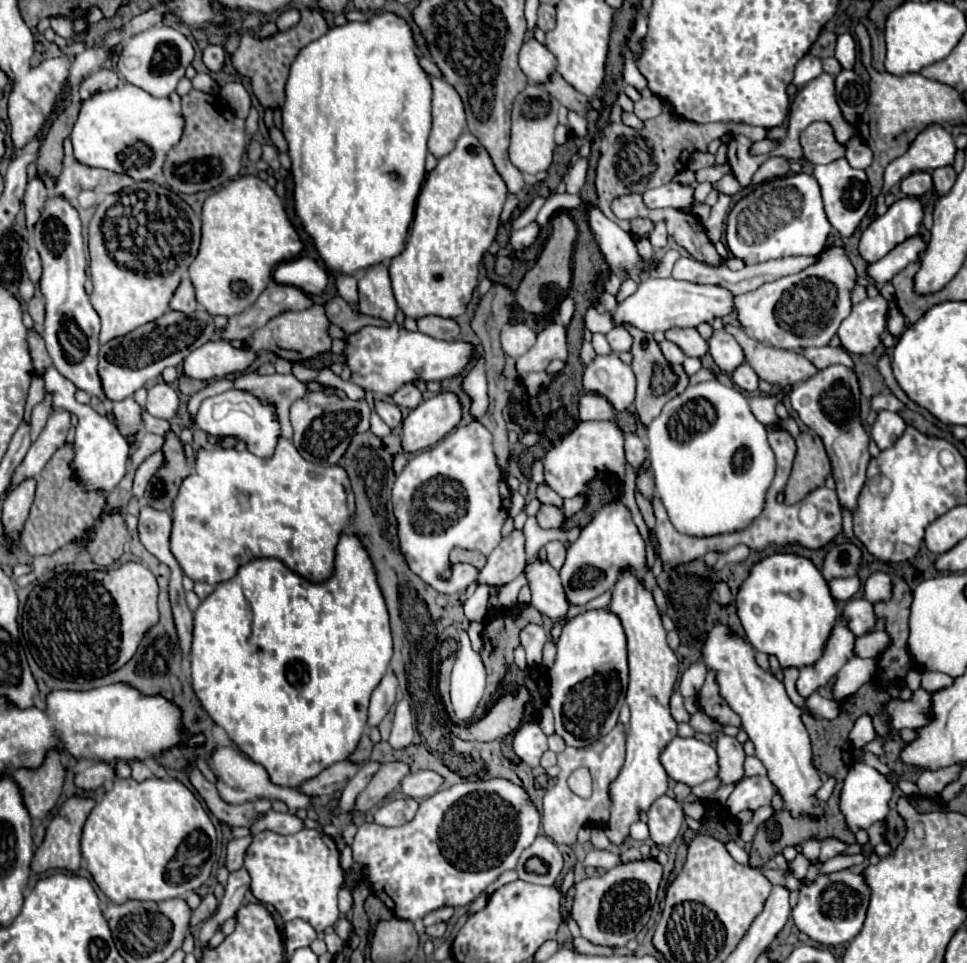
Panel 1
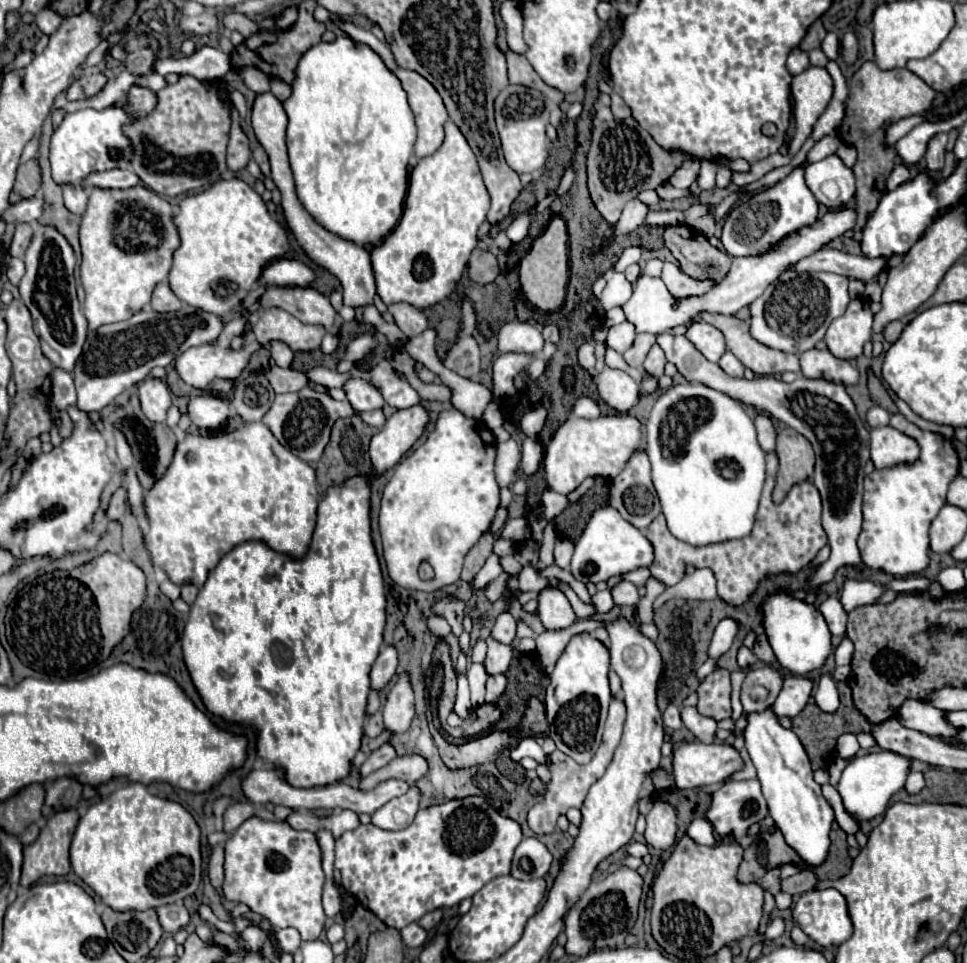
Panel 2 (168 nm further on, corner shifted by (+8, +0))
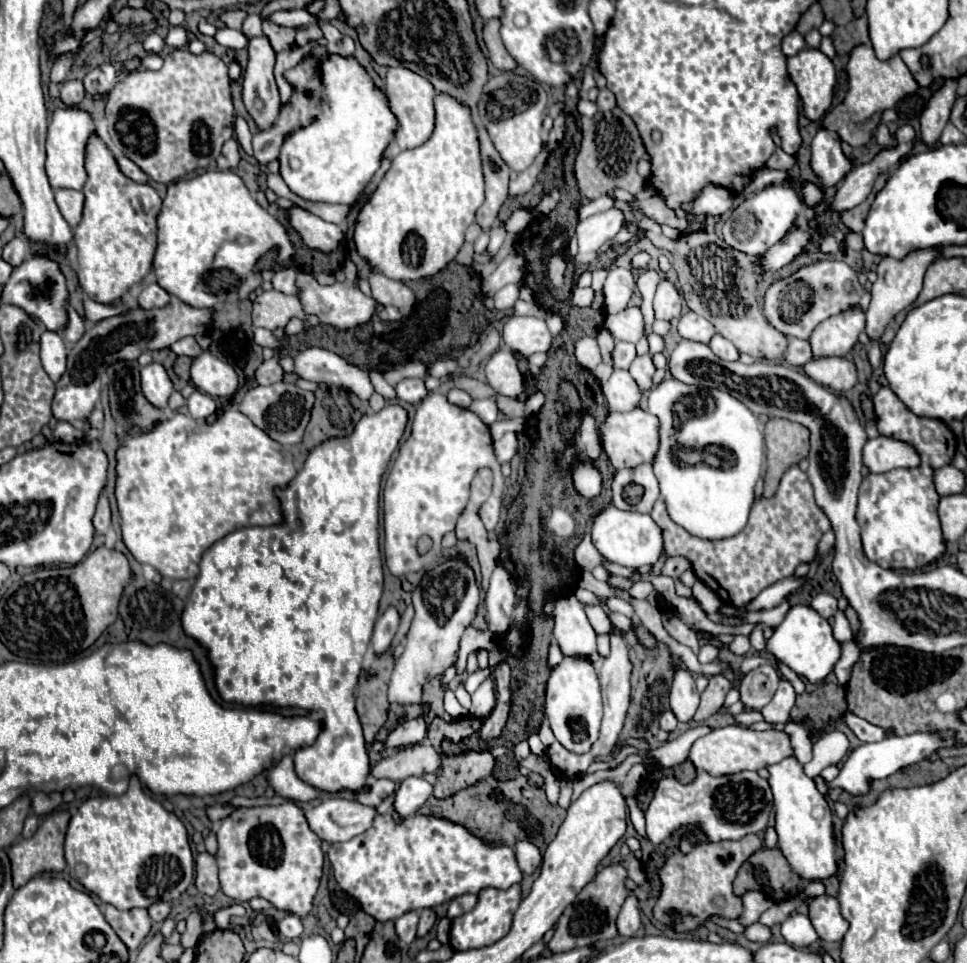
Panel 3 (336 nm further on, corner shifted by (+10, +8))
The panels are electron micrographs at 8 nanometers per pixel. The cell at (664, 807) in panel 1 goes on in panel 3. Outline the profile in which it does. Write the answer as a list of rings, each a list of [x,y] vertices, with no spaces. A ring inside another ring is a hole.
[[[700,770],[690,784],[682,784],[676,778],[662,778],[658,782],[654,798],[644,812],[646,832],[652,844],[664,842],[672,832],[680,828],[698,828],[710,842],[738,840],[748,834],[766,830],[772,808],[772,790],[768,780],[760,778],[758,772],[744,770],[730,776],[710,776]]]

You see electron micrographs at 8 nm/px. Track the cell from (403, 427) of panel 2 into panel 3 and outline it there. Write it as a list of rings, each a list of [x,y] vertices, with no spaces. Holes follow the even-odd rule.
[[[388,404],[380,412],[374,414],[364,414],[356,424],[350,436],[346,438],[332,438],[322,444],[318,444],[314,450],[308,452],[304,468],[294,476],[294,480],[286,488],[274,488],[274,494],[280,498],[280,508],[282,508],[282,522],[272,524],[272,526],[248,526],[234,530],[226,534],[222,540],[212,544],[204,554],[200,562],[200,574],[194,582],[194,588],[190,592],[188,604],[182,612],[182,626],[184,632],[192,638],[196,638],[202,646],[208,648],[208,656],[216,668],[216,688],[220,696],[226,702],[232,704],[242,704],[242,706],[292,706],[292,708],[304,708],[312,712],[322,712],[322,732],[318,740],[302,748],[294,754],[294,764],[296,764],[296,774],[300,780],[310,784],[316,790],[322,792],[360,792],[368,784],[370,776],[370,758],[368,750],[364,744],[362,736],[362,726],[358,722],[358,714],[354,710],[354,688],[358,686],[358,676],[362,668],[362,658],[368,650],[370,638],[372,638],[372,628],[378,616],[378,602],[382,596],[382,556],[380,556],[380,544],[378,544],[378,500],[380,500],[380,480],[382,474],[388,468],[388,462],[398,448],[398,442],[404,434],[408,422],[408,412],[398,406],[398,404]]]

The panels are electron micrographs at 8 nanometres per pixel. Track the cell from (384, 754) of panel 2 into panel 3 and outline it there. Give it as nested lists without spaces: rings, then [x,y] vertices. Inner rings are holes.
[[[414,718],[414,720],[408,720],[404,724],[400,724],[398,728],[394,728],[388,738],[386,738],[386,748],[388,750],[394,750],[394,748],[400,748],[400,746],[412,746],[412,744],[418,744],[426,738],[428,734],[428,726],[424,722],[424,718]]]

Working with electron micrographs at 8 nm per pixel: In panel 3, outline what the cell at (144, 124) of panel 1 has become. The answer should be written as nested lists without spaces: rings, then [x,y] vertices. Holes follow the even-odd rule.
[[[58,108],[52,114],[52,122],[48,124],[46,132],[46,176],[54,190],[58,188],[76,188],[82,190],[86,182],[84,170],[84,148],[88,136],[94,132],[94,122],[88,112],[78,108]]]

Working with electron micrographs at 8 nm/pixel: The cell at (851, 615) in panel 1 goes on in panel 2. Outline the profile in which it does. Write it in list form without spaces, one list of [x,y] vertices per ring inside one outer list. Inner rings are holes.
[[[826,598],[820,604],[820,612],[828,622],[828,628],[834,636],[844,636],[846,634],[846,624],[848,624],[848,614],[844,606],[840,604],[838,598]]]

